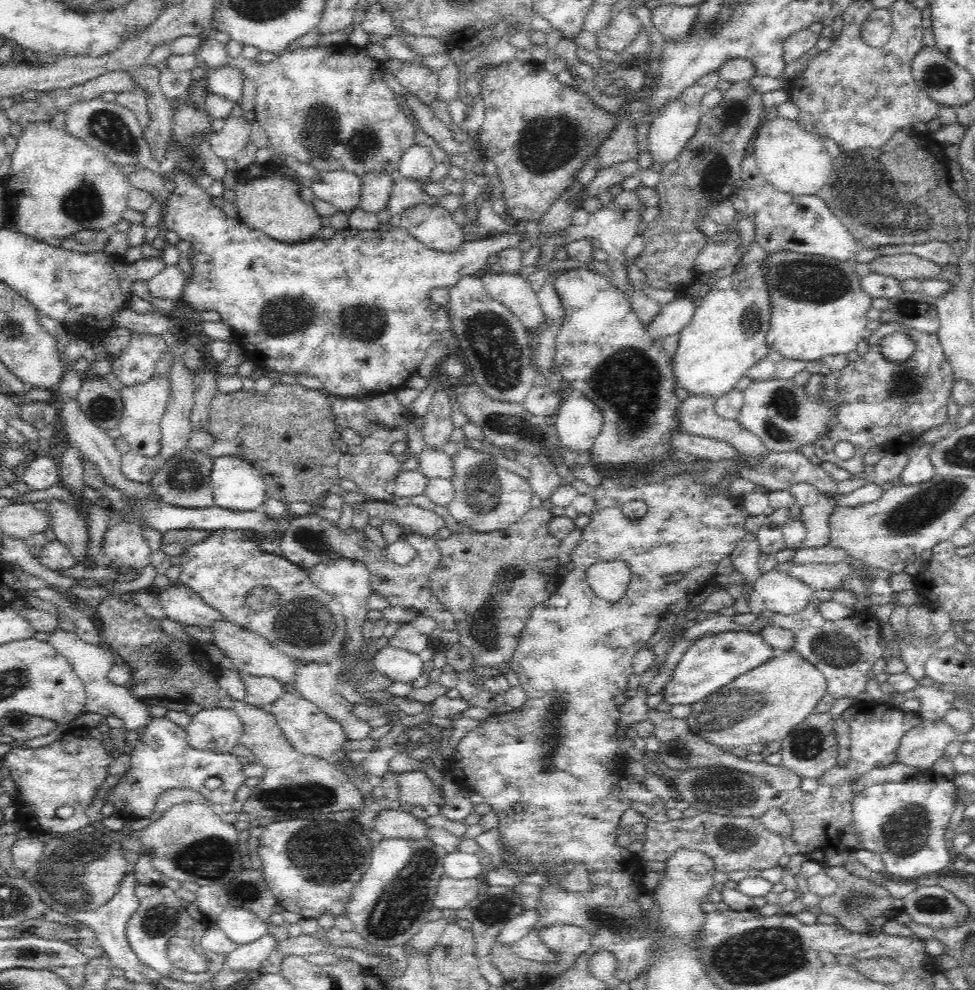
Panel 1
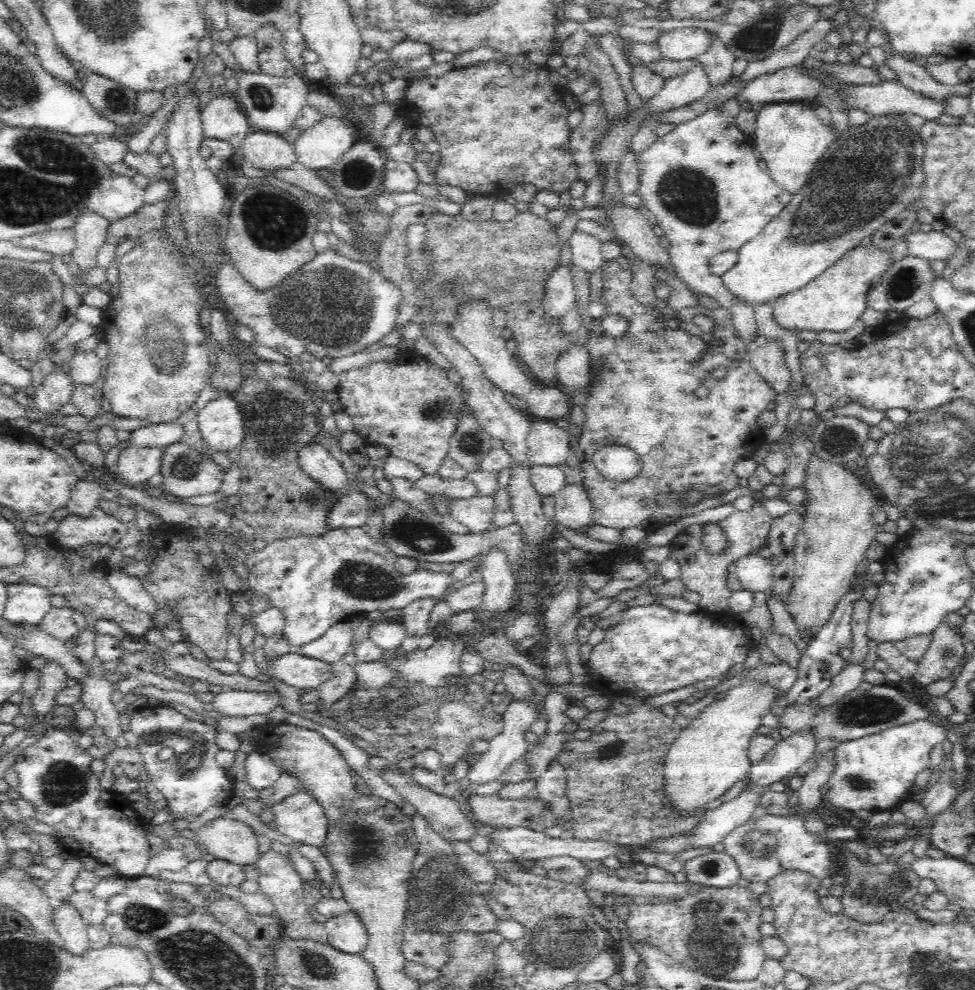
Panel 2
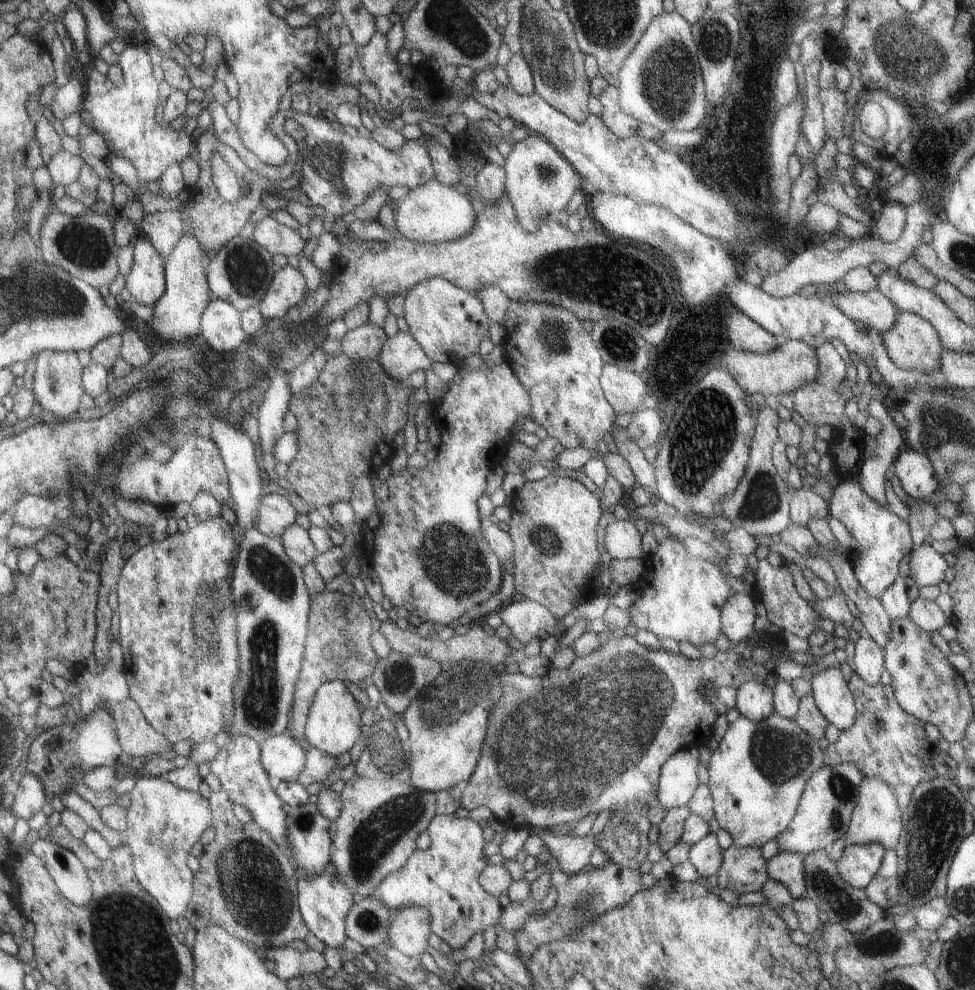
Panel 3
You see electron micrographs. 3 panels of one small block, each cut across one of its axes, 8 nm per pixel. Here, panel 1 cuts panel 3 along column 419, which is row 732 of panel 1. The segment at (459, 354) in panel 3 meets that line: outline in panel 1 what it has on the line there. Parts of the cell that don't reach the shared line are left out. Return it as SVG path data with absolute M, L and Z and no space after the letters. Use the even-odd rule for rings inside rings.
M288 687L282 698L278 698L264 709L276 717L281 731L285 733L286 738L298 752L332 761L336 759L335 753L343 750L342 746L347 738L346 733L342 731L342 727L338 726L338 723L334 720L326 718L326 715L323 715L312 702L296 695Z

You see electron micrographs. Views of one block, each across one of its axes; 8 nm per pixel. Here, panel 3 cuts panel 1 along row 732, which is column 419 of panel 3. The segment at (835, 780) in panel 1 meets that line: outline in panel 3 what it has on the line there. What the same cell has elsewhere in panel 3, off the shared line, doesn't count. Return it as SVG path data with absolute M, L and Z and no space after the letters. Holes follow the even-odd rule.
M437 815L426 831L431 840L430 847L417 849L399 870L384 878L372 896L382 900L393 912L415 905L428 908L432 916L432 931L444 940L446 949L463 948L475 932L483 932L500 916L497 897L489 896L479 886L479 873L485 866L481 828L469 817L460 819L454 815Z

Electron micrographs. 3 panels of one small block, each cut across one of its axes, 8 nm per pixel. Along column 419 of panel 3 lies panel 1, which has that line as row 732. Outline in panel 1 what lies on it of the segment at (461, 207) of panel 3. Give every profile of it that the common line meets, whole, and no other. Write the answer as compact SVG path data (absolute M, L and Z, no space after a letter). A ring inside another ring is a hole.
M224 708L200 710L185 727L194 748L230 753L242 741L243 722L234 711Z

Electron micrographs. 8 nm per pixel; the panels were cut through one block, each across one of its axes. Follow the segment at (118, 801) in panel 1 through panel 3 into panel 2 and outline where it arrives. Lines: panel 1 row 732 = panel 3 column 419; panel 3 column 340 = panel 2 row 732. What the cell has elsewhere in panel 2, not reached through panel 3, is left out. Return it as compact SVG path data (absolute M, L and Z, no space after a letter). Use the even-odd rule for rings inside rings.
M168 706L145 707L136 710L130 718L128 724L130 732L138 736L137 750L142 755L142 760L151 777L151 784L161 793L172 811L170 820L185 821L188 816L198 816L222 802L228 801L234 795L235 782L228 775L226 769L222 769L216 761L216 751L219 749L216 745L217 729L212 725L204 724L198 720L190 720L175 709Z

